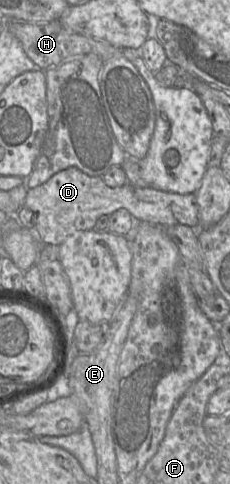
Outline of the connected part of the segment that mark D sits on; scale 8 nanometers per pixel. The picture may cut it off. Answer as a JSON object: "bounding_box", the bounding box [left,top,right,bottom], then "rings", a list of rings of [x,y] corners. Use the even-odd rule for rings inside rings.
{"bounding_box":[23,167,199,245],"rings":[[[69,167],[53,175],[45,183],[27,190],[23,206],[33,211],[36,216],[34,233],[41,244],[61,245],[68,236],[77,231],[92,230],[98,218],[110,215],[119,209],[126,209],[136,221],[146,221],[151,224],[169,226],[182,224],[199,229],[198,207],[195,194],[179,194],[153,189],[151,187],[137,187],[130,183],[112,188],[107,186],[102,177],[92,177],[76,167]]]}

